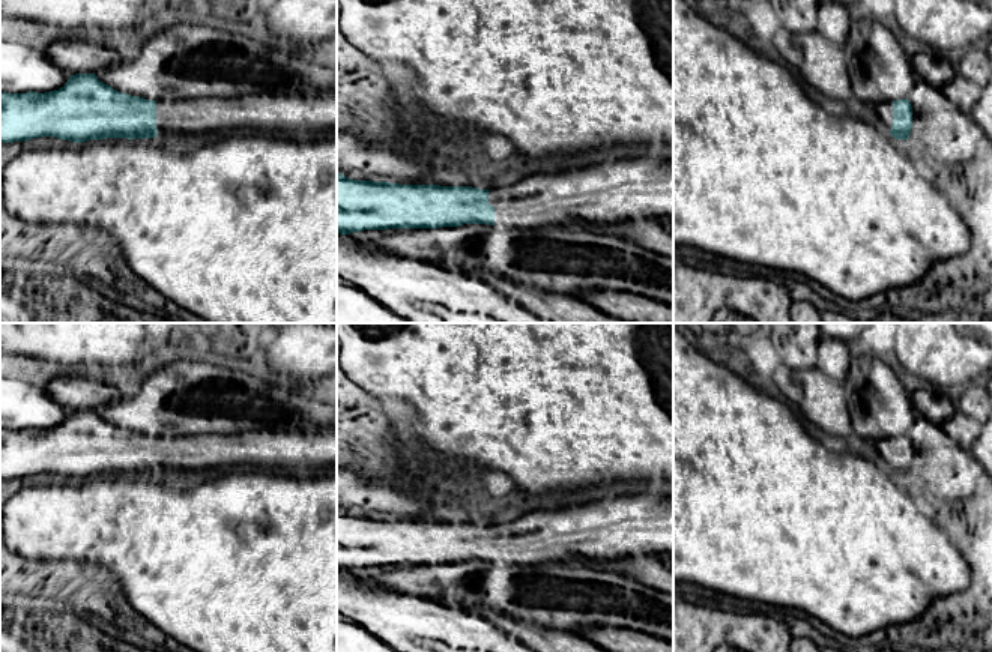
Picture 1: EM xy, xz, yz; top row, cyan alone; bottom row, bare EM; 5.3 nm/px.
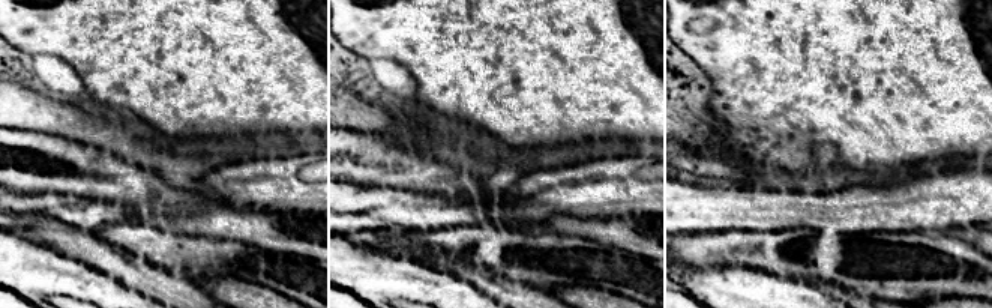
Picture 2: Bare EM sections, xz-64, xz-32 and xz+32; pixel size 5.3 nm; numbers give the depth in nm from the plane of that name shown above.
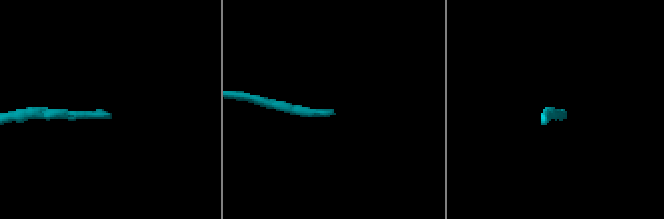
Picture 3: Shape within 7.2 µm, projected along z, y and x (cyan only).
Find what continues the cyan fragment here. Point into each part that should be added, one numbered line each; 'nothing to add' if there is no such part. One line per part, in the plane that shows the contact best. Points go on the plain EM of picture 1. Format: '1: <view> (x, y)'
1: xz (615, 526)

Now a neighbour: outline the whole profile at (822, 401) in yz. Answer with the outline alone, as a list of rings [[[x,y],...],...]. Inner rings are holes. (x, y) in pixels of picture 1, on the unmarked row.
[[[782,362],[771,379],[807,421],[830,436],[845,439],[852,436],[843,383],[830,380],[818,367],[792,370]]]

